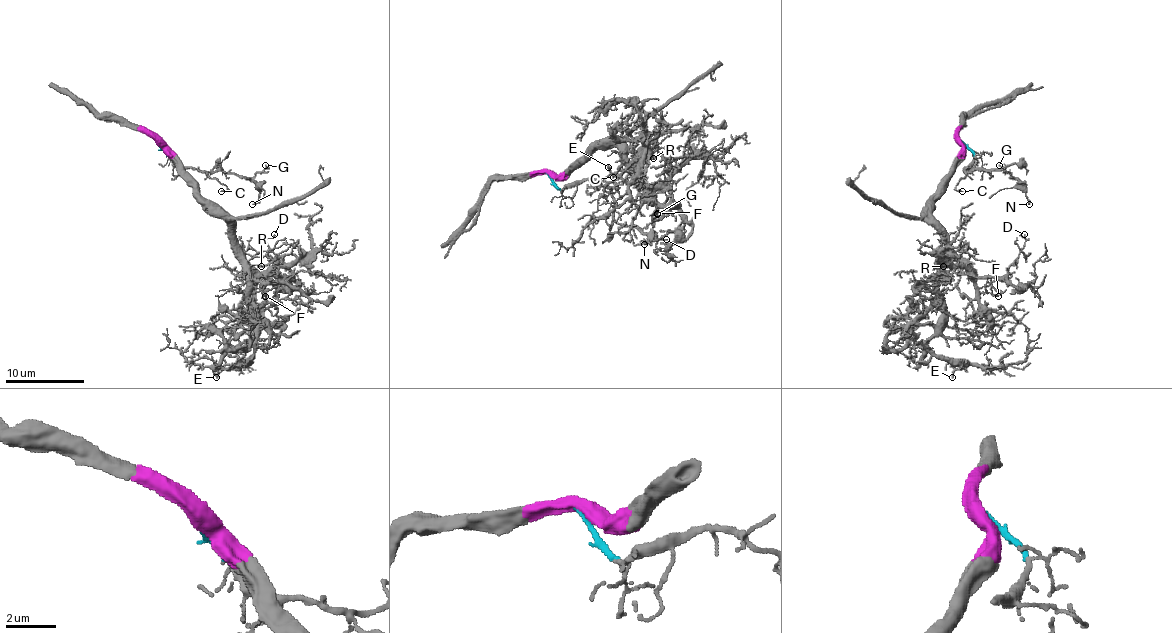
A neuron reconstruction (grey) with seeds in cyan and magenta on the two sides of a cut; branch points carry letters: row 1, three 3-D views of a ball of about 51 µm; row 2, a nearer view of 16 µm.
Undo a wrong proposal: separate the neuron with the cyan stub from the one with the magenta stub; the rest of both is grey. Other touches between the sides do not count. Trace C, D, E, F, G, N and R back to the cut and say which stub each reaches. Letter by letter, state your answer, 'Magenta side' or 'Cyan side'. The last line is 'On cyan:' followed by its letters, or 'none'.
C: Cyan side
D: Magenta side
E: Magenta side
F: Magenta side
G: Cyan side
N: Cyan side
R: Magenta side
On cyan: C, G, N

